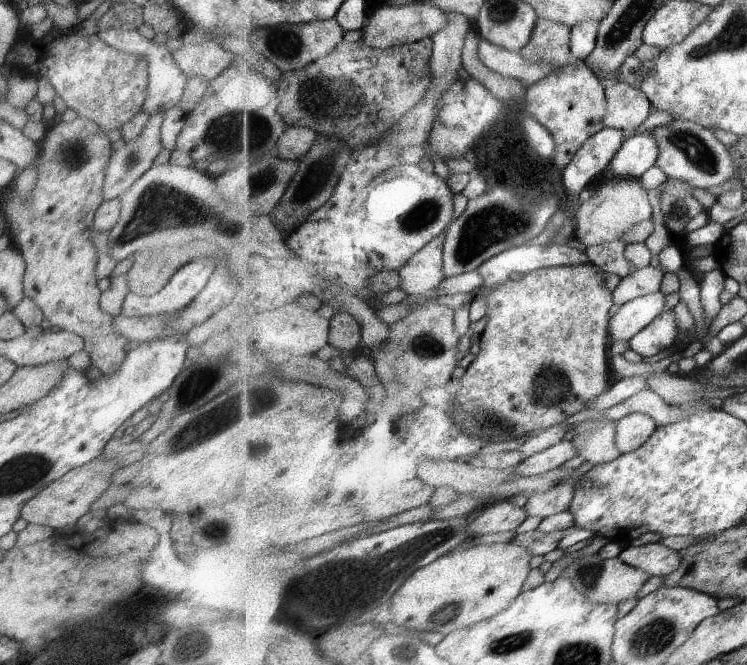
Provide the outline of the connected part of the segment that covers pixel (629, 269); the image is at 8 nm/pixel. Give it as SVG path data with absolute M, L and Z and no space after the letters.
M614 240L614 242L603 242L598 246L589 246L586 252L590 260L600 269L625 278L637 270L625 257L626 246L624 240Z

